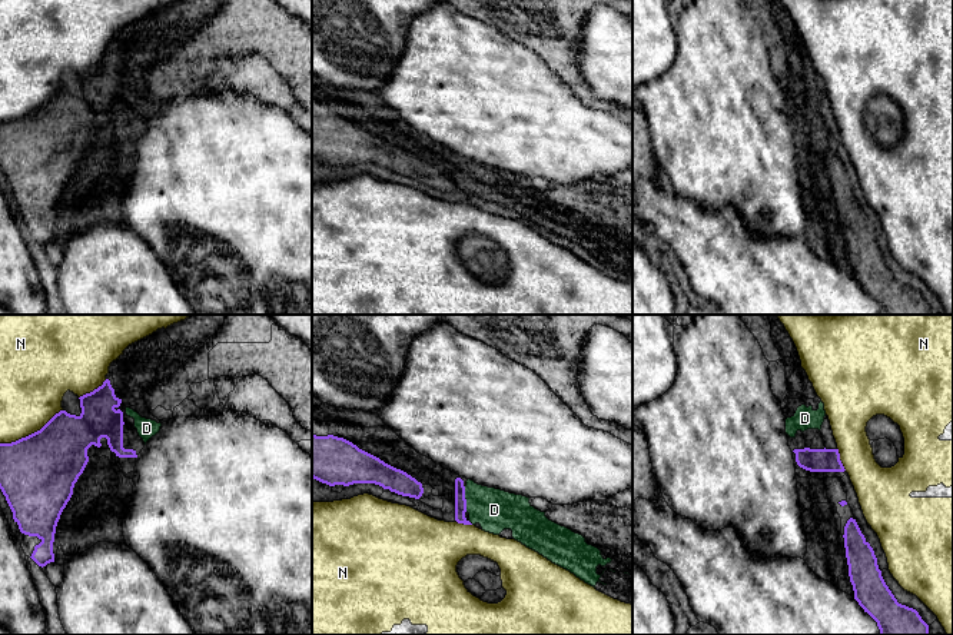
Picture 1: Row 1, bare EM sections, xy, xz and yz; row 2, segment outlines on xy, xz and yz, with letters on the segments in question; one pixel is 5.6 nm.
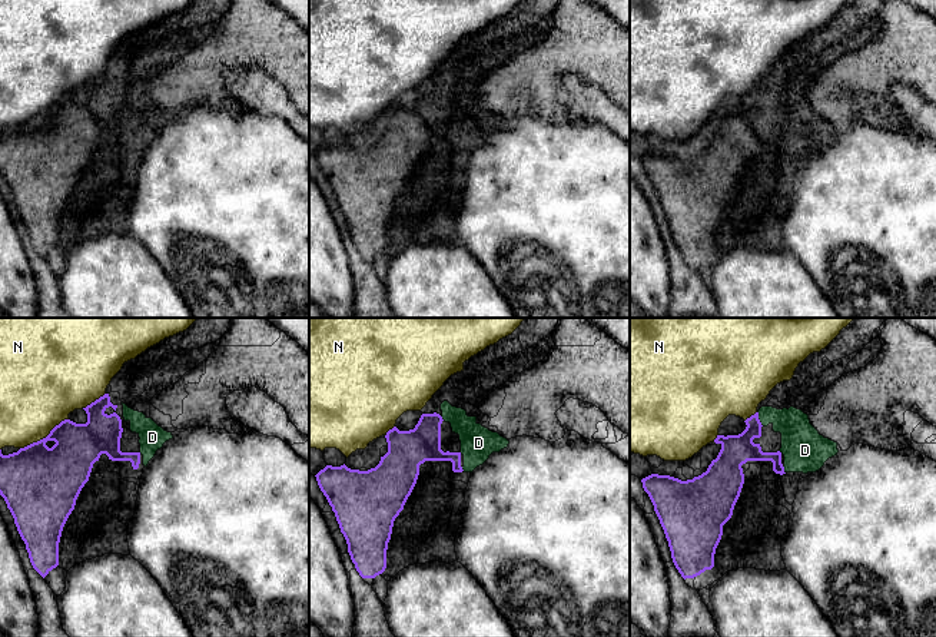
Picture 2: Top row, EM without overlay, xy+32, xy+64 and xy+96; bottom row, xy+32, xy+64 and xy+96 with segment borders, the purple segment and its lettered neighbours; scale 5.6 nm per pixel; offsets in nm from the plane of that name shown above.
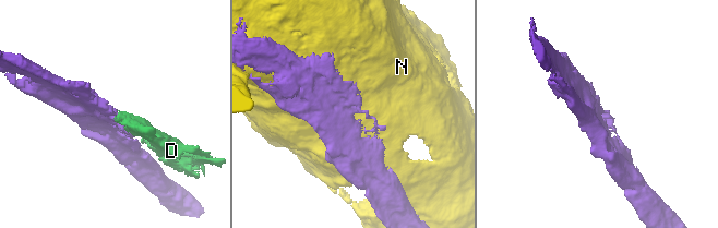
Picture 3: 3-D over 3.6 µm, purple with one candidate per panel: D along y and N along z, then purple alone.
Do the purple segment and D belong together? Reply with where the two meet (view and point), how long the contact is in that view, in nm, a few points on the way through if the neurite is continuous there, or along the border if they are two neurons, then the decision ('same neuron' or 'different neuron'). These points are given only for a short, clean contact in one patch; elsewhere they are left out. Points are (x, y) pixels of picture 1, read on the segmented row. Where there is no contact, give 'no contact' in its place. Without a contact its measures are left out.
contact xz (465, 499); length 140 nm; same neuron

